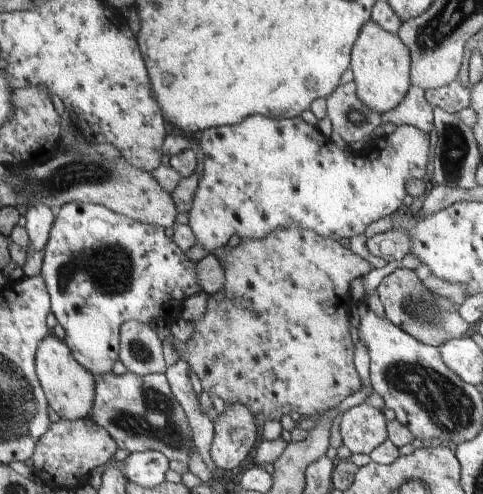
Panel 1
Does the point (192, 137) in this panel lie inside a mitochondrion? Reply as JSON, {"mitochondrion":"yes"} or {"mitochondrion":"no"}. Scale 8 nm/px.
{"mitochondrion":"no"}

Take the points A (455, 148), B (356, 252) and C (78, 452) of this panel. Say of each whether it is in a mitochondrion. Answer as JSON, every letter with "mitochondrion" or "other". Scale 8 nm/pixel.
{"A":"mitochondrion","B":"other","C":"other"}

